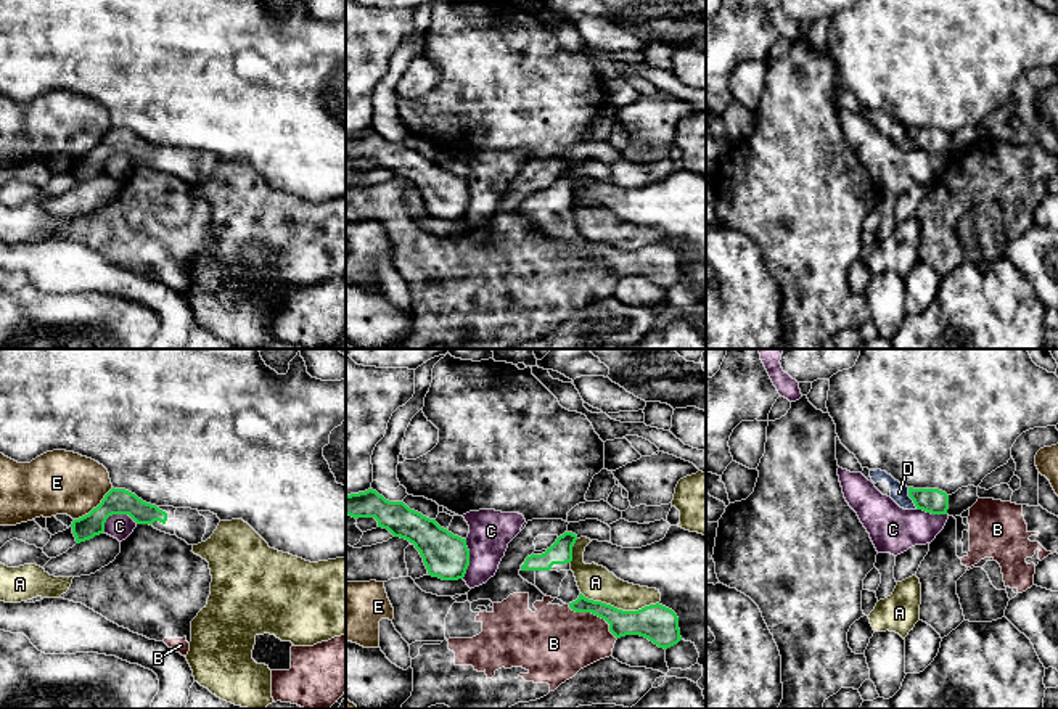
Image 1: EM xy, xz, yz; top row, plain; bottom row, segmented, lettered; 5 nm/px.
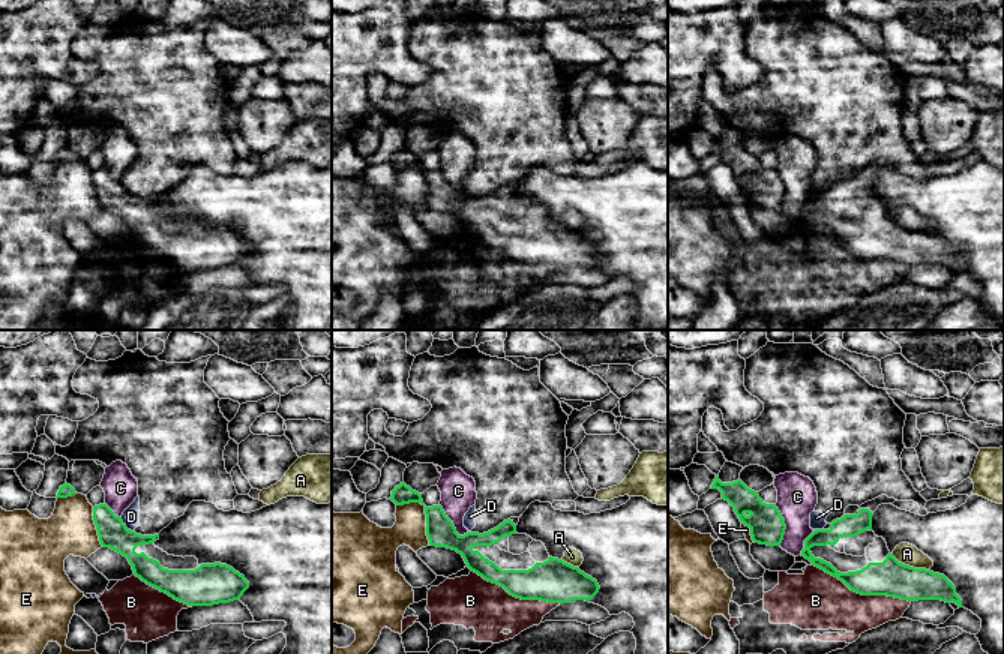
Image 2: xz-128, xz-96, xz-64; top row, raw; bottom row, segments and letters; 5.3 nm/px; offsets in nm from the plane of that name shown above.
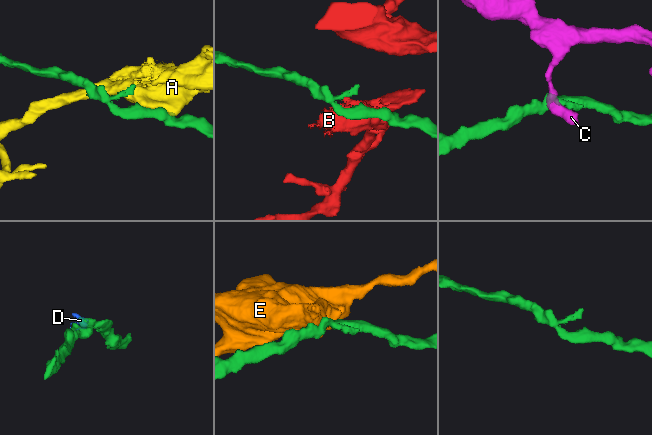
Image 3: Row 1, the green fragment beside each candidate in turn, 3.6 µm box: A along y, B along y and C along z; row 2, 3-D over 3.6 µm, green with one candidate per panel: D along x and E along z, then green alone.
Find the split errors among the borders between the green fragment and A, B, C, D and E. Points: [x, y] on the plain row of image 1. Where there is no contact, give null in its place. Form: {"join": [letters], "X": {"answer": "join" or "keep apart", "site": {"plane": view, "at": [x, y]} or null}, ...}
{"join": [], "A": {"answer": "keep apart", "site": {"plane": "xz", "at": [619, 249]}}, "B": {"answer": "keep apart", "site": {"plane": "xz", "at": [595, 254]}}, "C": {"answer": "keep apart", "site": {"plane": "xy", "at": [116, 153]}}, "D": {"answer": "keep apart", "site": {"plane": "yz", "at": [910, 137]}}, "E": {"answer": "keep apart", "site": {"plane": "xy", "at": [94, 148]}}}

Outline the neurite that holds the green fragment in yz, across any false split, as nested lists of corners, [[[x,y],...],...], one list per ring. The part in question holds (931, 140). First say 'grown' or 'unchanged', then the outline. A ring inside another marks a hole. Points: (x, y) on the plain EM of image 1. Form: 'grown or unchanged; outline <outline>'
unchanged; outline [[[908,127],[908,137],[913,140],[917,150],[923,150],[931,154],[947,154],[949,135],[939,129]]]

